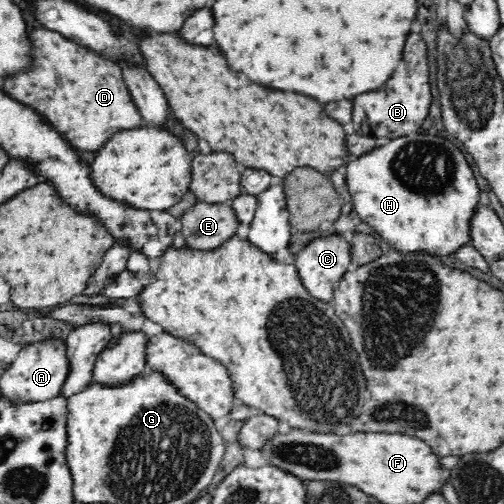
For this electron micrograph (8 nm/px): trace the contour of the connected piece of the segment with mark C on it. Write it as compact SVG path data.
M338 232L321 239L311 238L310 243L297 254L295 268L303 285L310 291L310 294L314 296L315 299L332 303L334 301L337 284L340 283L352 269L351 262L351 246L349 245L348 236Z

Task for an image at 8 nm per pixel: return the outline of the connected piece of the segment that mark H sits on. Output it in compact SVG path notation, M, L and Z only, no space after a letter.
M408 134L407 136L400 137L398 140L392 140L390 144L382 146L382 148L376 148L374 152L366 154L364 158L358 158L356 162L349 164L347 167L347 185L350 192L354 209L359 214L359 217L372 226L372 228L380 234L386 244L391 247L391 251L398 251L399 253L404 252L426 252L426 255L430 256L456 256L461 248L473 244L472 226L473 220L476 219L476 214L480 210L480 206L485 205L480 202L480 186L472 173L472 168L468 164L468 160L464 158L464 154L452 144L448 142L446 137L438 138L438 136L428 136L428 134Z

